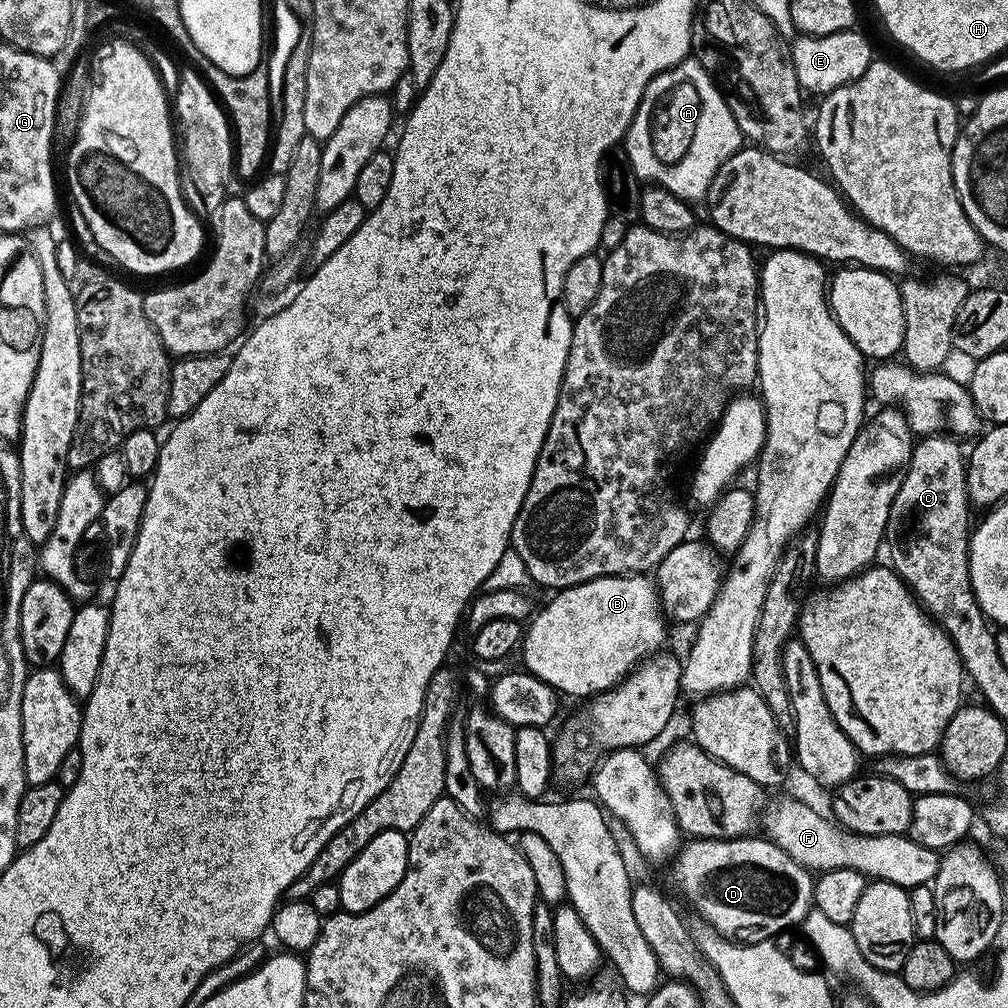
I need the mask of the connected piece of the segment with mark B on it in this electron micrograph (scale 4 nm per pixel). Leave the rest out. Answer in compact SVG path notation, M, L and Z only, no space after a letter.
M647 575L594 578L573 588L559 589L553 596L556 597L541 612L539 609L531 617L522 641L522 653L523 667L555 688L557 693L591 698L608 692L636 667L641 658L657 655L663 649L660 647L664 644L666 616L660 607L659 591Z

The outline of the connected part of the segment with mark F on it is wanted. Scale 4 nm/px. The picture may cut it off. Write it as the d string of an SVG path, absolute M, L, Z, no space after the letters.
M784 798L763 813L762 826L766 828L767 839L812 872L854 869L865 877L894 882L909 890L935 881L940 868L940 856L935 849L914 843L907 835L858 835L844 831L826 818L800 800Z

